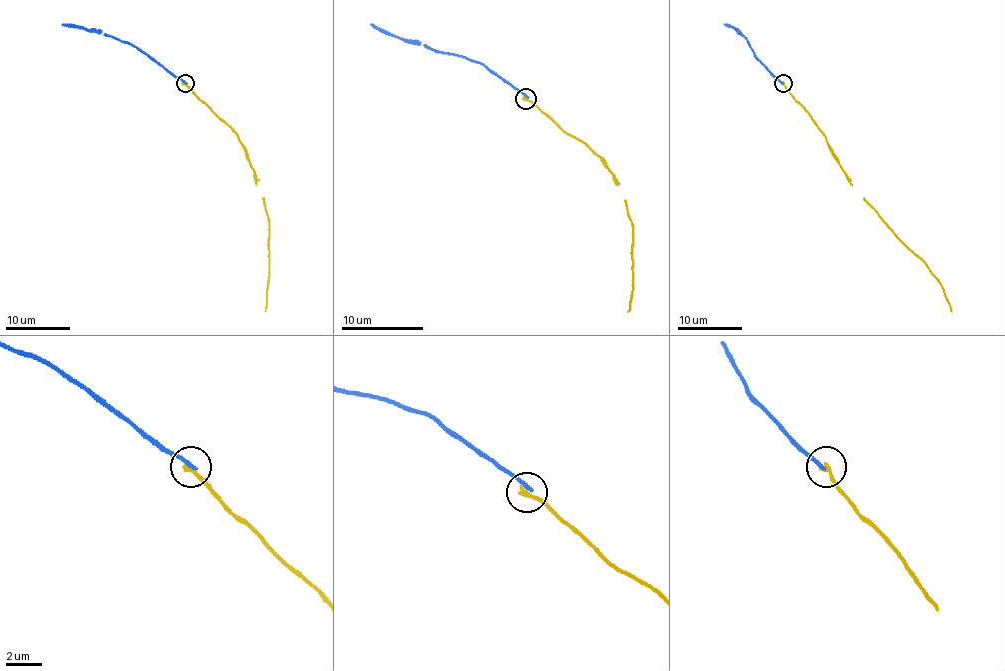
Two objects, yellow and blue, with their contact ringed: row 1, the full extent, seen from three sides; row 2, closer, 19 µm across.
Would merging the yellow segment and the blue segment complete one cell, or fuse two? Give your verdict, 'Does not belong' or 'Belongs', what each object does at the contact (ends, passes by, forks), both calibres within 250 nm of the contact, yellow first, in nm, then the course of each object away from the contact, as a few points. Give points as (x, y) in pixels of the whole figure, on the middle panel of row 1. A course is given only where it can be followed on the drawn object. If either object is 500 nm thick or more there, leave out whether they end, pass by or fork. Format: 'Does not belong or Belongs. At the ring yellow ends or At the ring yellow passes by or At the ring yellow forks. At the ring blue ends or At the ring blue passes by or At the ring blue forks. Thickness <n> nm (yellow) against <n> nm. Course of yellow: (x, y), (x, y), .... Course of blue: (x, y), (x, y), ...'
Does not belong. At the ring yellow ends. At the ring blue ends. Thickness 280 nm (yellow) against 240 nm. Course of yellow: (526, 99), (590, 148), (614, 177), (633, 226), (633, 279), (627, 312). Course of blue: (526, 97), (479, 62), (442, 54), (424, 43), (399, 39), (379, 31), (370, 23)

